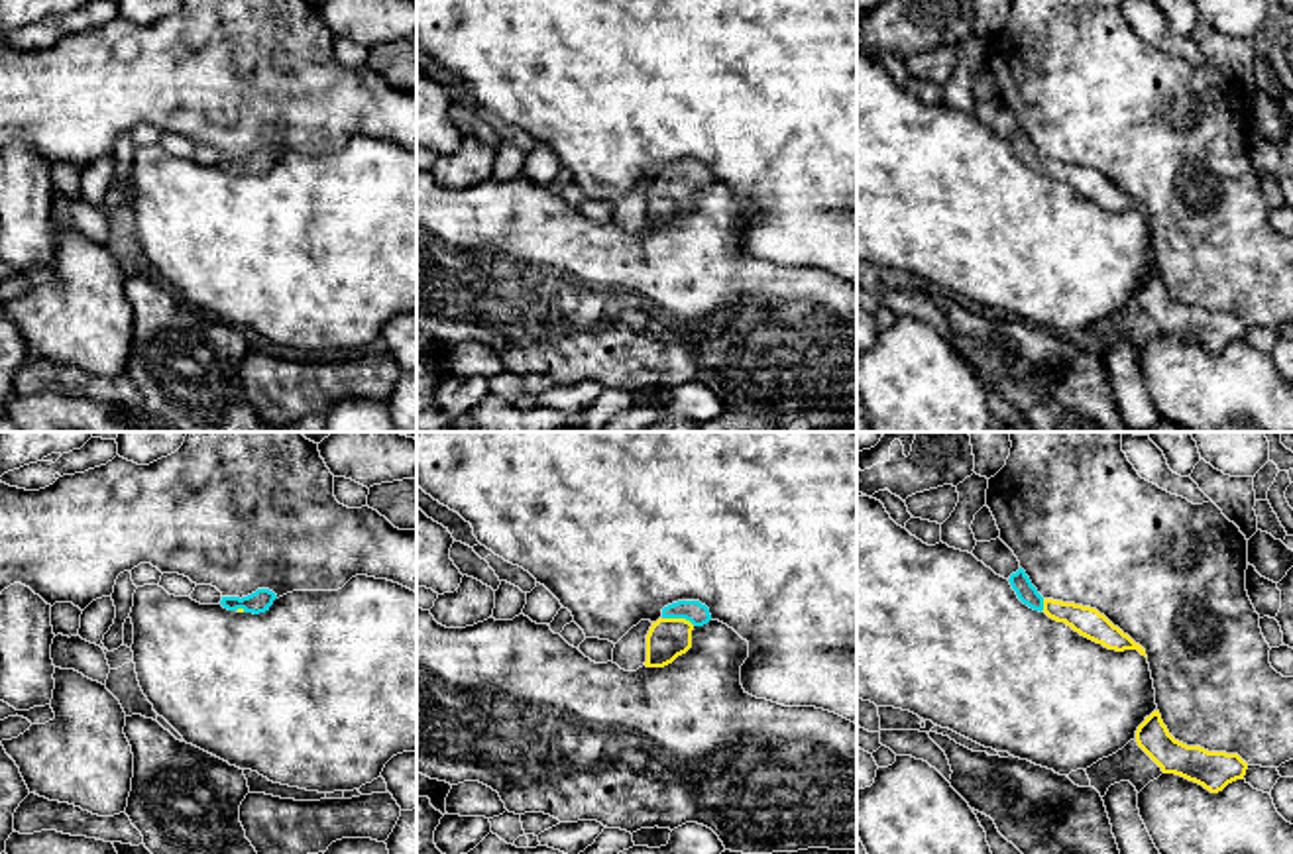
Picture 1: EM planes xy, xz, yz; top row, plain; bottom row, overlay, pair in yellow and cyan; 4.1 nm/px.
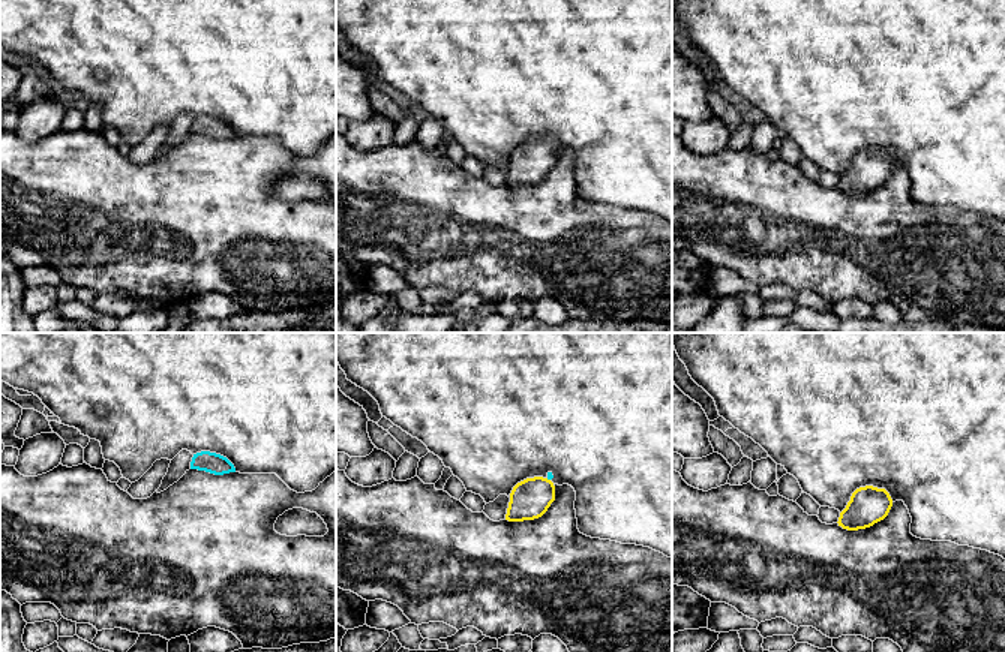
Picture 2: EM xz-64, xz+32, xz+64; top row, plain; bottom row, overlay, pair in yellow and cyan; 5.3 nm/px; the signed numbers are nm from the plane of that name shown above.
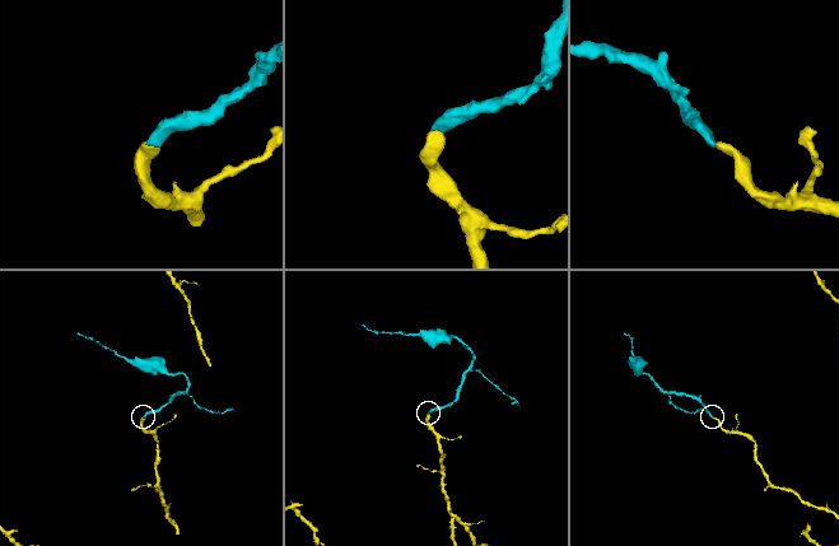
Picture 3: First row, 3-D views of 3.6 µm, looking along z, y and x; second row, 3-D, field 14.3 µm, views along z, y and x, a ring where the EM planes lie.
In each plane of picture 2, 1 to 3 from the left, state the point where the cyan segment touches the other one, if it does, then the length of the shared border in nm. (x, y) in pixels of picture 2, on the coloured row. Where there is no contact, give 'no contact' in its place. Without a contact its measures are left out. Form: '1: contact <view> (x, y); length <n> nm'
1: no contact
2: contact xz+32 (546, 478); length 30 nm
3: no contact

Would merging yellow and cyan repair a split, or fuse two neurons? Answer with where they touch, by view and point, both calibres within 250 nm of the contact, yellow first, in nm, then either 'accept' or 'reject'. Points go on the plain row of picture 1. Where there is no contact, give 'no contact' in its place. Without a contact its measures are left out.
xz (678, 179) | 160/90 nm | accept

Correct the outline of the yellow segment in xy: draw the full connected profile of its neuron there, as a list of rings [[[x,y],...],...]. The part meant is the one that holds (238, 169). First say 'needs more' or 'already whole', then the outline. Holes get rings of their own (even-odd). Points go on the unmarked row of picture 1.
needs more | [[[257,149],[255,153],[248,157],[222,157],[220,165],[228,171],[238,171],[238,173],[265,173],[273,165],[277,155],[269,149]]]

